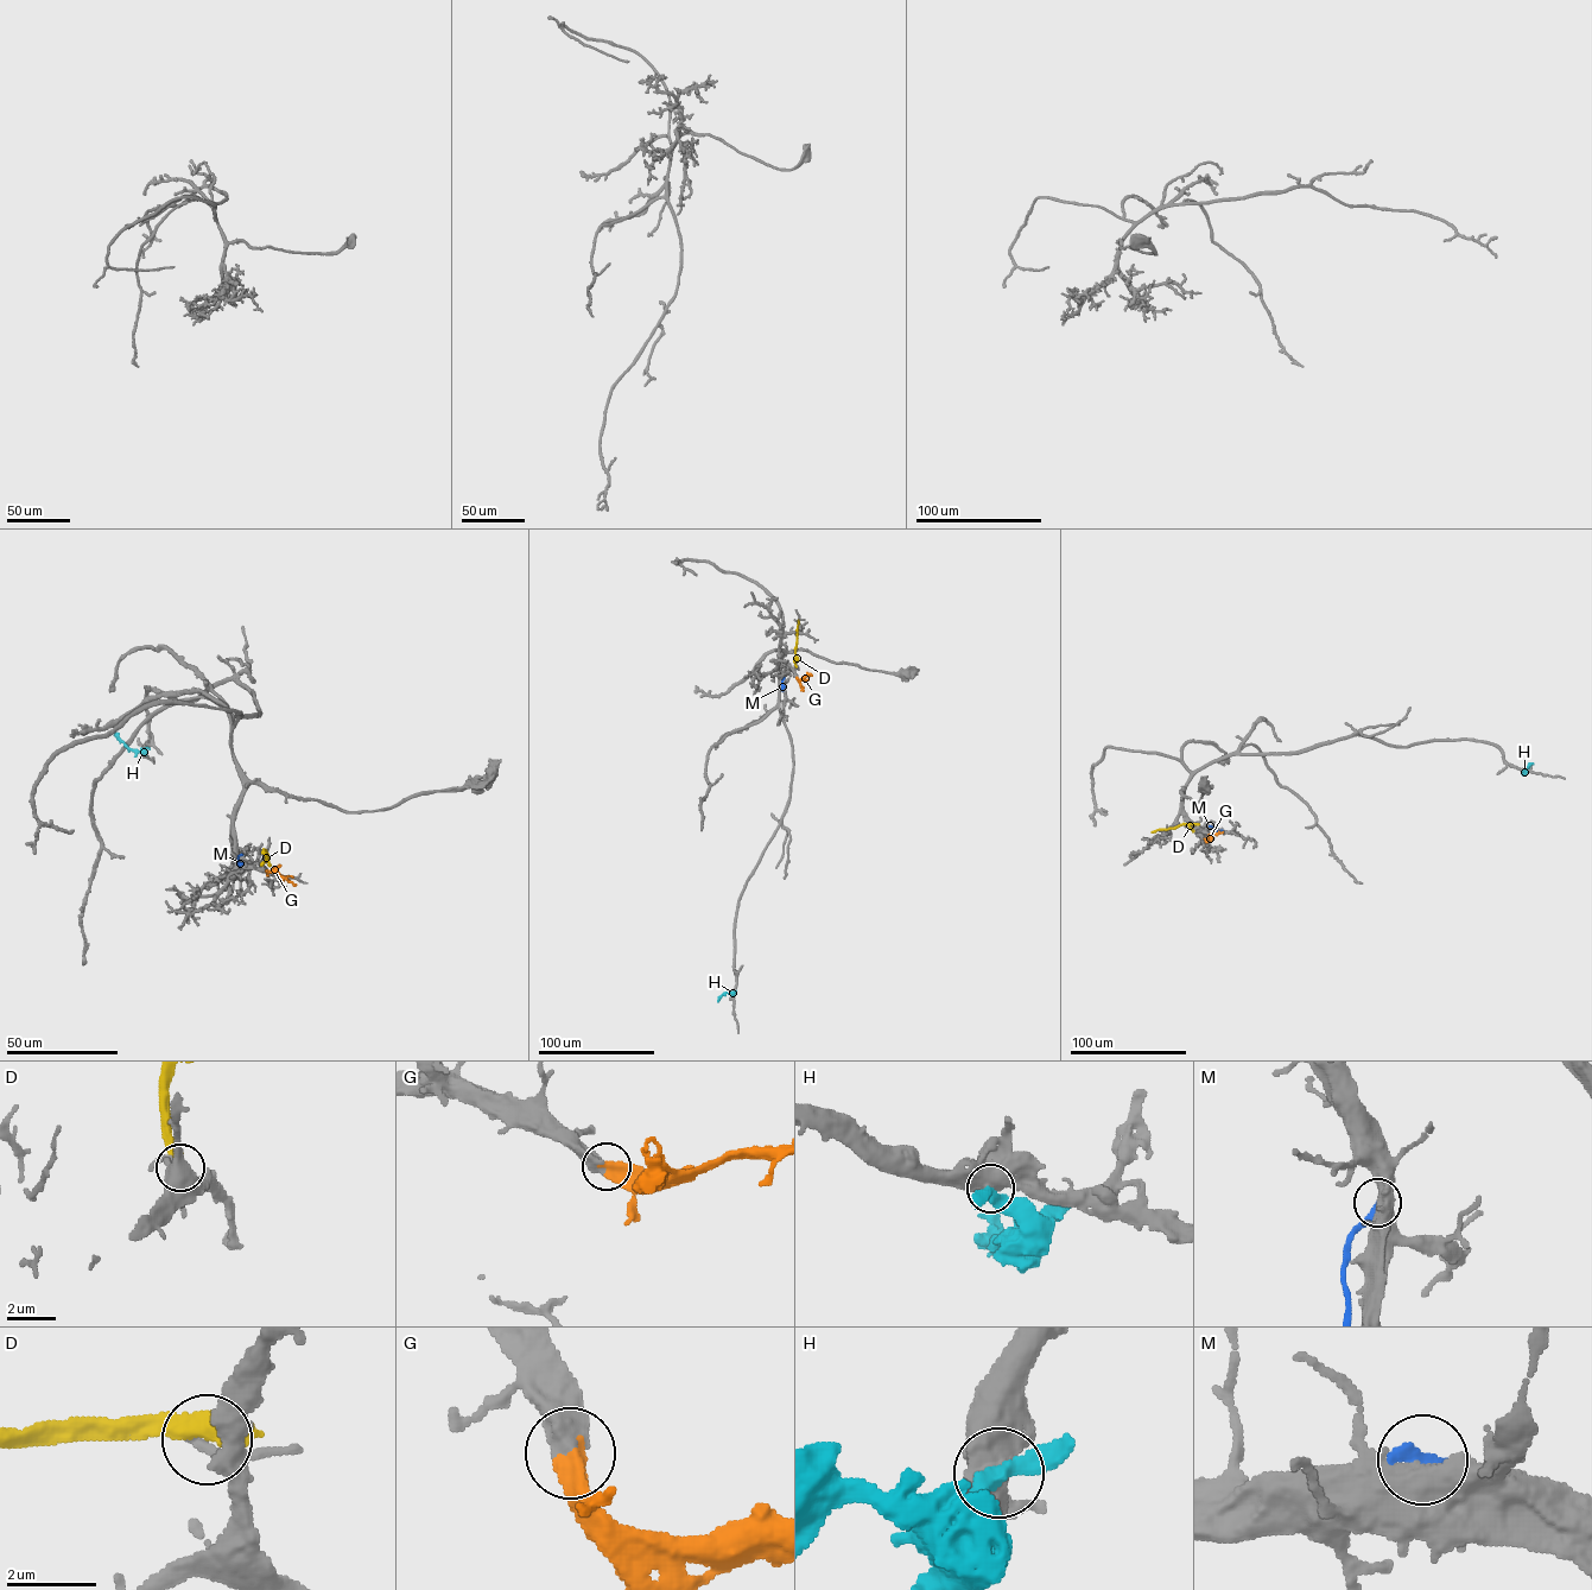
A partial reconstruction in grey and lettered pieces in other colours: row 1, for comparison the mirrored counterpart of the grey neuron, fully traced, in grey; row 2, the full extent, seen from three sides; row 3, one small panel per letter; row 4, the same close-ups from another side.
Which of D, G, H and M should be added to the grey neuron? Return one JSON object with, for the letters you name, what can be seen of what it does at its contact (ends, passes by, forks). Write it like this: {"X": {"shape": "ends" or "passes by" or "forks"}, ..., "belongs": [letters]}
{"G": {"shape": "ends"}, "belongs": ["G"]}

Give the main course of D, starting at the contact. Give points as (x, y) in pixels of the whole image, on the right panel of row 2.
D: (1197, 824), (1152, 832)

